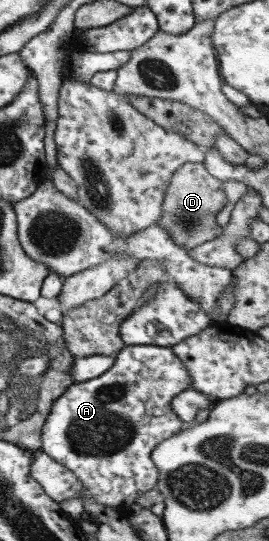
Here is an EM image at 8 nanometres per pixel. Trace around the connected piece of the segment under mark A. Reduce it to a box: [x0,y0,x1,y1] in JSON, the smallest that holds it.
[42,346,192,517]

